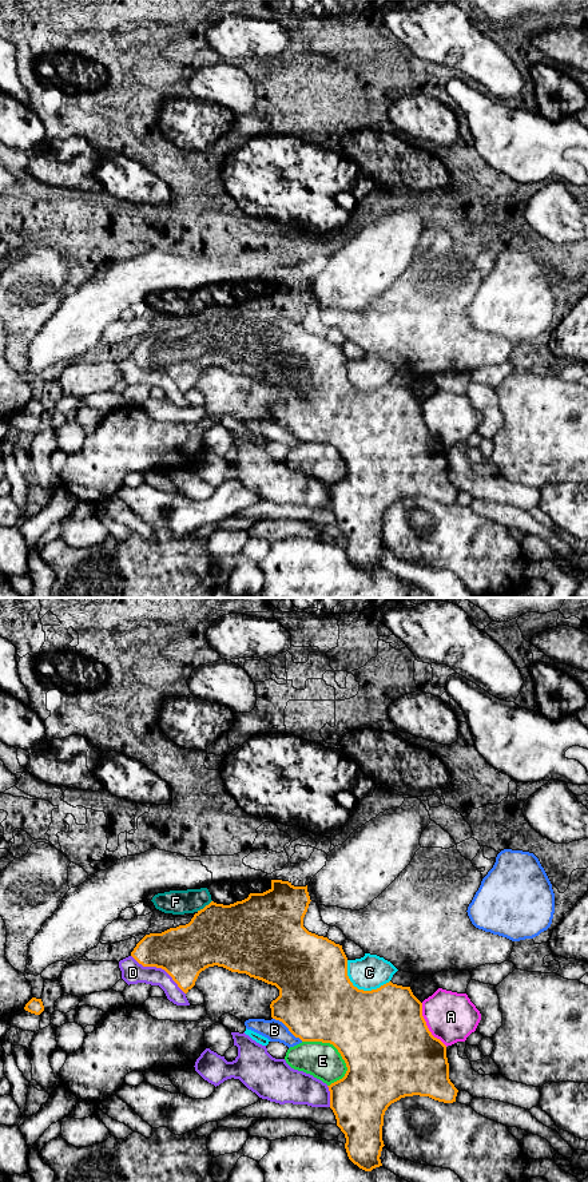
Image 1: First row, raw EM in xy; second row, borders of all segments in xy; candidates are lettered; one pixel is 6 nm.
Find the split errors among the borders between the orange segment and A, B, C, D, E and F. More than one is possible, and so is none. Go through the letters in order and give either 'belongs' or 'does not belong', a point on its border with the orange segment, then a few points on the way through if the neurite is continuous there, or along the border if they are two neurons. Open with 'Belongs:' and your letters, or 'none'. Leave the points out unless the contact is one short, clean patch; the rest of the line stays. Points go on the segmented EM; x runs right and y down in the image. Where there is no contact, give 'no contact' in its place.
Belongs: none
A: does not belong | xy (426, 1026)
B: does not belong | xy (287, 1027)
C: does not belong | xy (360, 990)
D: does not belong | xy (159, 967)
E: does not belong | xy (333, 1044)
F: does not belong | xy (205, 907) | along xy (211, 900), (197, 911)

